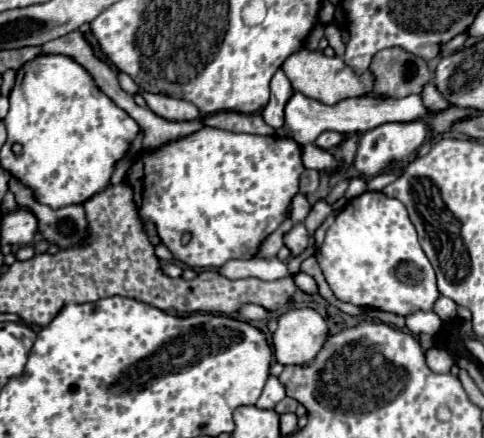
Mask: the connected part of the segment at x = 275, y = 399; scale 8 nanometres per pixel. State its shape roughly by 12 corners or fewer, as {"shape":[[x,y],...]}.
{"shape":[[276,377],[264,385],[256,407],[274,409],[286,393]]}

